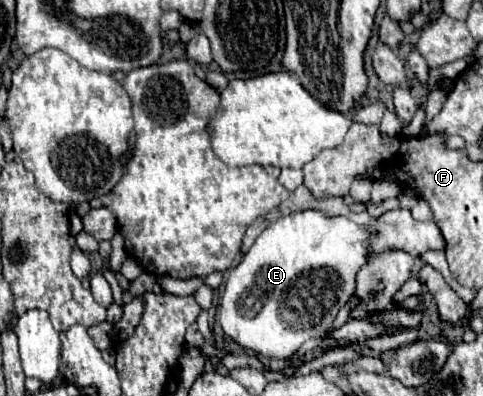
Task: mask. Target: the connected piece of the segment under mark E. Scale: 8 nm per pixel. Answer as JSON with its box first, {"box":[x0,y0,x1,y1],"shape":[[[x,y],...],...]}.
{"box":[219,210,369,358],"shape":[[[317,210],[295,212],[269,224],[253,242],[239,266],[229,272],[219,308],[223,332],[247,350],[265,358],[289,358],[303,342],[331,328],[335,314],[355,292],[355,274],[367,262],[369,234],[345,216],[325,216]]]}

